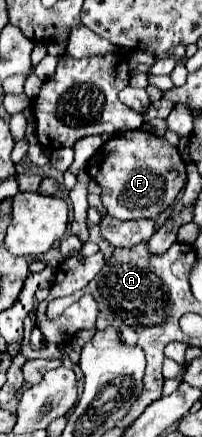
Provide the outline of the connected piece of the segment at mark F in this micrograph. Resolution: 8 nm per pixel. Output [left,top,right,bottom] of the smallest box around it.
[88,131,186,221]

